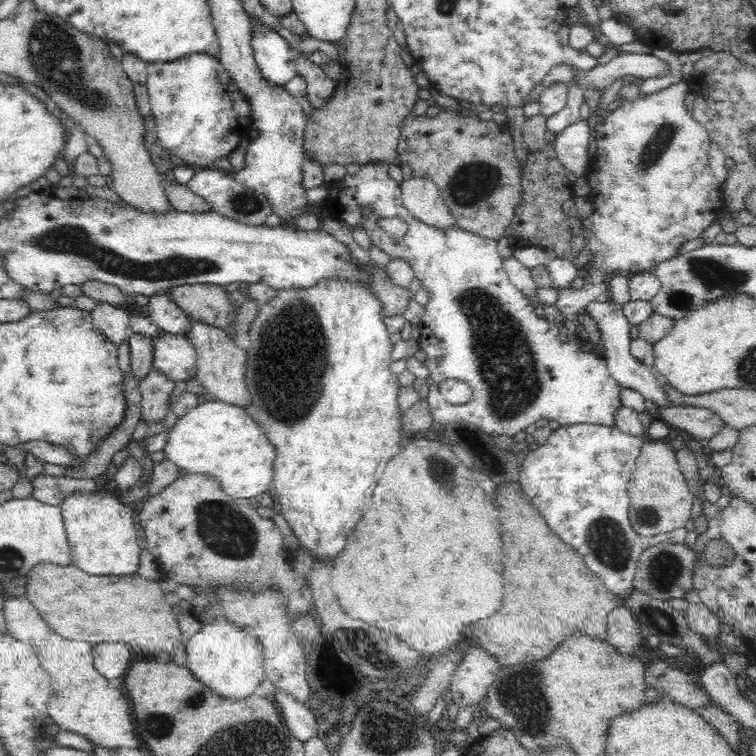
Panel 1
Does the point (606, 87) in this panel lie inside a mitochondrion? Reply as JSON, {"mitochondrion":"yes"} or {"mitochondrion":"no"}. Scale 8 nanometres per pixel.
{"mitochondrion":"no"}

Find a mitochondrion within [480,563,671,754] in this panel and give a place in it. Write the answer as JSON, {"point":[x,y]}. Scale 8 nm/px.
{"point":[520,697]}

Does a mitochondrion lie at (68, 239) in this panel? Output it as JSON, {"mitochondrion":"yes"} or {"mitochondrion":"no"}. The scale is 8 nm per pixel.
{"mitochondrion":"yes"}

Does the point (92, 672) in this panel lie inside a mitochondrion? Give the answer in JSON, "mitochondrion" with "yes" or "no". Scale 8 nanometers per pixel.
{"mitochondrion":"no"}

